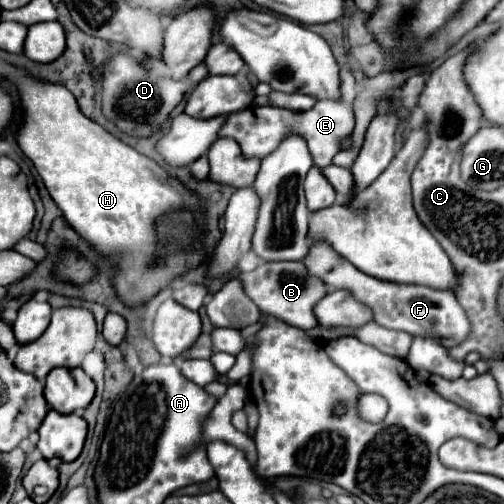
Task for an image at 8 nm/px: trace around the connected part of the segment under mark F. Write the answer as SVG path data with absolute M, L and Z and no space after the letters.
M324 243L310 245L308 257L302 261L308 267L308 273L322 279L330 289L350 291L360 303L366 303L374 311L374 321L386 329L400 329L414 337L430 337L442 343L452 341L452 345L462 343L470 333L470 323L464 309L458 305L456 295L448 289L430 289L426 285L406 285L374 279L358 271L352 263L340 257L334 249Z

